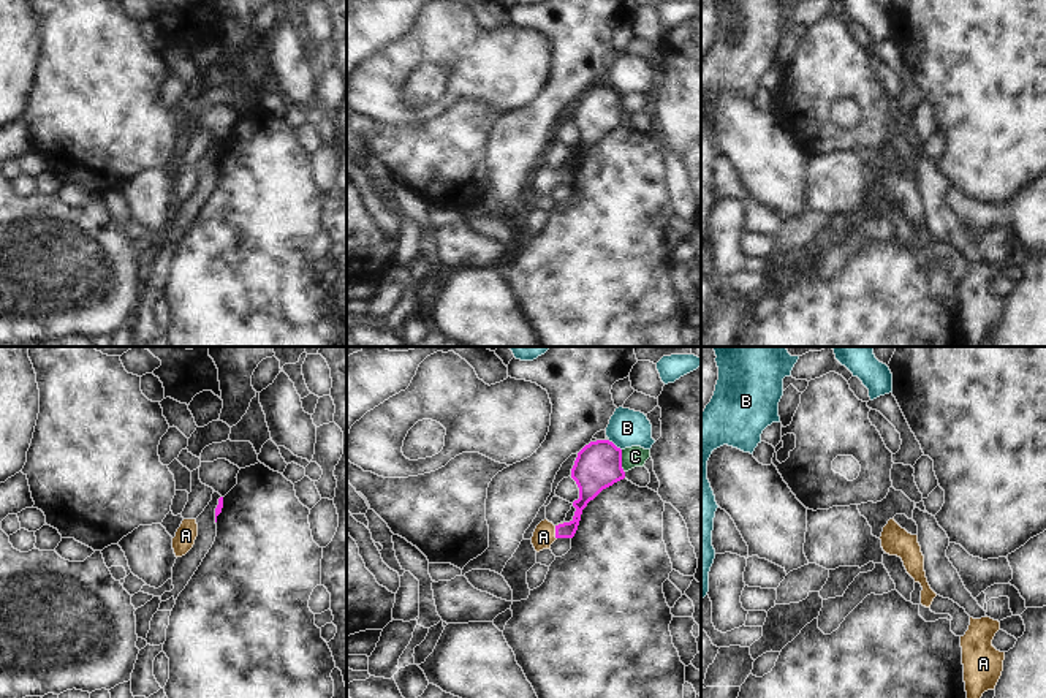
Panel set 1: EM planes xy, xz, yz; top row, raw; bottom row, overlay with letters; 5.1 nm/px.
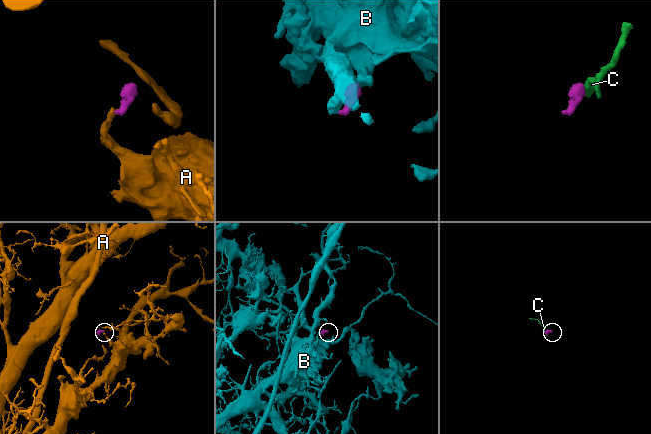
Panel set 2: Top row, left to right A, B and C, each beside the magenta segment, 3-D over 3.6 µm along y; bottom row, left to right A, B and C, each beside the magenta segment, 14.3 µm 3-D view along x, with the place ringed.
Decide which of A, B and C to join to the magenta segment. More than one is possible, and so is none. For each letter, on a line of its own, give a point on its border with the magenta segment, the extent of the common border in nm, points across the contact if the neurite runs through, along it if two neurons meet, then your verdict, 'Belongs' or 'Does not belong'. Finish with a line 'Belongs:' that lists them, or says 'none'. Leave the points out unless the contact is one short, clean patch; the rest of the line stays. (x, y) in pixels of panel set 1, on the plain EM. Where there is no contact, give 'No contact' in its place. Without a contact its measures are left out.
A: Touches magenta at xz (556, 174). Shared border 100 nm. Path across: xz (587, 136), (576, 165), (556, 174), (543, 182). Belongs
B: Touches magenta at xz (613, 89). Shared border 90 nm. Boundary: xz (608, 86), (621, 95). Does not belong
C: Touches magenta at xz (621, 106). Shared border 120 nm. Boundary: xz (621, 95), (621, 113), (624, 117). Does not belong
Belongs: A

